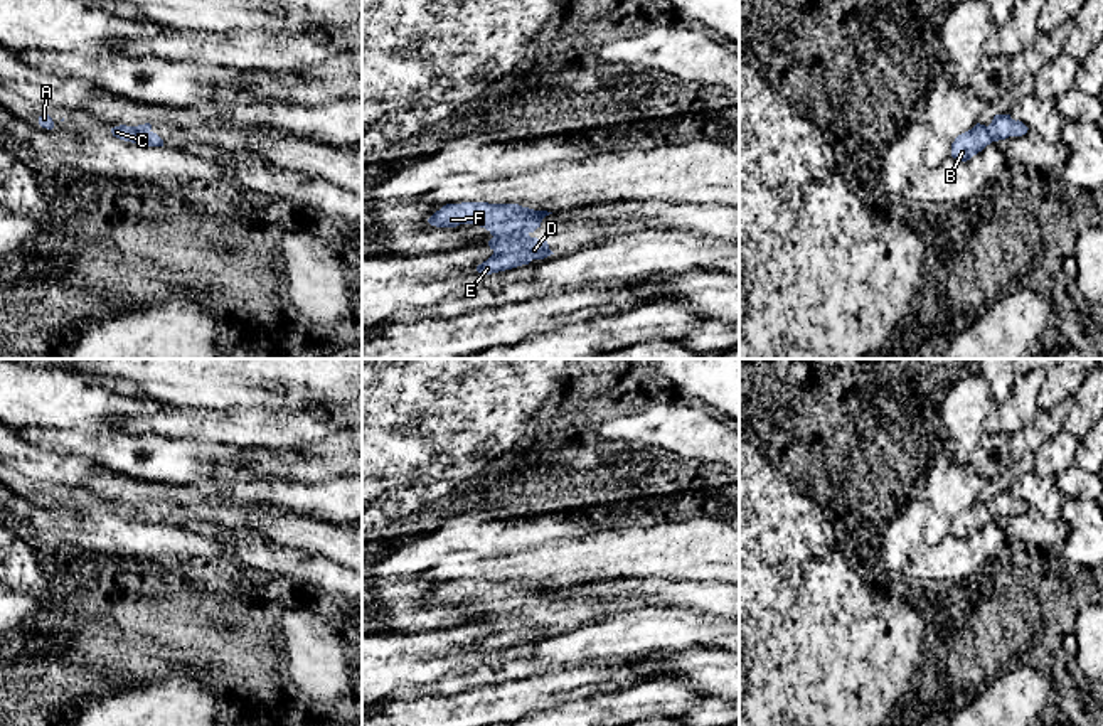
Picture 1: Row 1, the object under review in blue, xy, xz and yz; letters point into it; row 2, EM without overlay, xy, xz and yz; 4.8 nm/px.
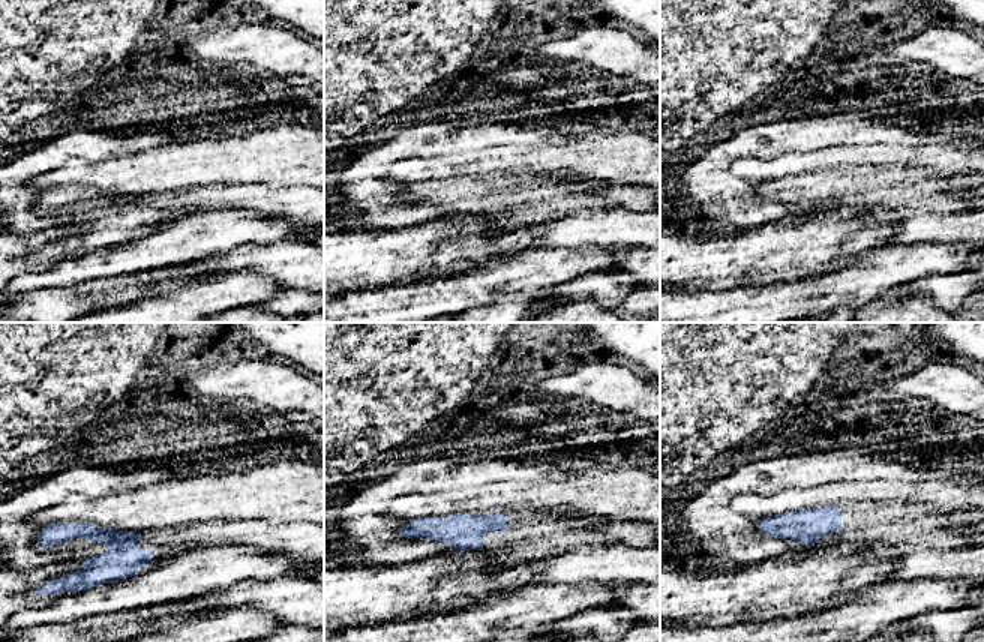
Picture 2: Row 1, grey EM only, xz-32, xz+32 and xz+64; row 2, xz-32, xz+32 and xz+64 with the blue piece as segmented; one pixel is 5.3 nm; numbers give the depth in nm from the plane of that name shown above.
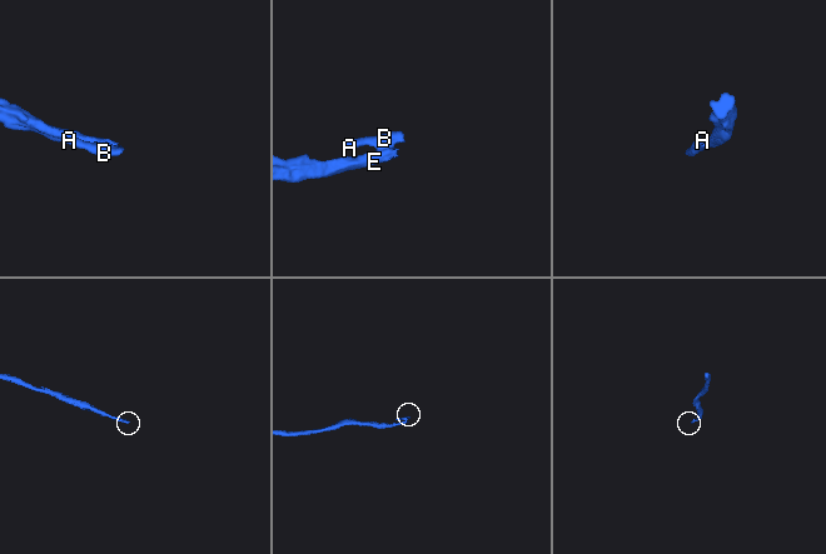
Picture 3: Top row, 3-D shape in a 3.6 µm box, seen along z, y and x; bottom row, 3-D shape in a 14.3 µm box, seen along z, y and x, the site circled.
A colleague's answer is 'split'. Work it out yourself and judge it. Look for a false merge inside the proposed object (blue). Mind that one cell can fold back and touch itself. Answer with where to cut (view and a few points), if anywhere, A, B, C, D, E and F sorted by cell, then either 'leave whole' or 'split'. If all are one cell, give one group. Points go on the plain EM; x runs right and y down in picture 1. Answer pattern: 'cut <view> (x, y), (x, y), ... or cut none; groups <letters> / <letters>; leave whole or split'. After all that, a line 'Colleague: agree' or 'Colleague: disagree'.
cut none; groups A B C D E F; leave whole
Colleague: disagree

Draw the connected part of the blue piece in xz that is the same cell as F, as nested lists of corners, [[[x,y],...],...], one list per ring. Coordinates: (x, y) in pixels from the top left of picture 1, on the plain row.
[[[461,579],[446,581],[428,600],[436,605],[475,601],[485,605],[493,615],[488,618],[493,632],[477,643],[480,652],[492,652],[529,642],[554,632],[546,617],[529,611],[541,605],[552,590],[534,588],[519,581]]]

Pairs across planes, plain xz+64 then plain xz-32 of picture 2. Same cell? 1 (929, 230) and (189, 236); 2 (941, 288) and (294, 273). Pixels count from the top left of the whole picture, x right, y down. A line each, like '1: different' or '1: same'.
1: same
2: different

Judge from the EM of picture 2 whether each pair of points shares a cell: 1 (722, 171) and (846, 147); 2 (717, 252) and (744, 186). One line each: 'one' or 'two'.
1: one
2: two

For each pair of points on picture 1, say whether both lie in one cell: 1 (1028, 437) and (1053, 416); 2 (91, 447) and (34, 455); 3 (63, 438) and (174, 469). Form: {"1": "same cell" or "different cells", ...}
{"1": "same cell", "2": "different cells", "3": "same cell"}

